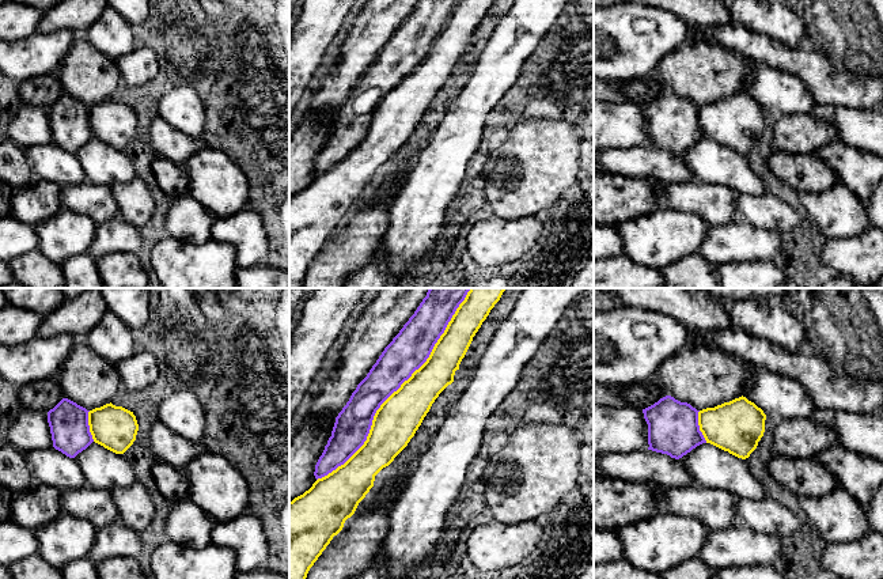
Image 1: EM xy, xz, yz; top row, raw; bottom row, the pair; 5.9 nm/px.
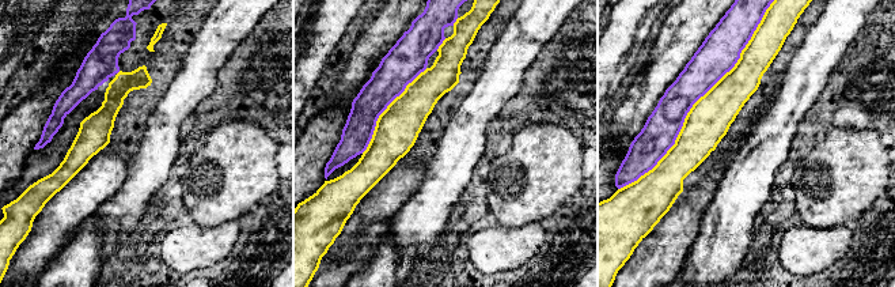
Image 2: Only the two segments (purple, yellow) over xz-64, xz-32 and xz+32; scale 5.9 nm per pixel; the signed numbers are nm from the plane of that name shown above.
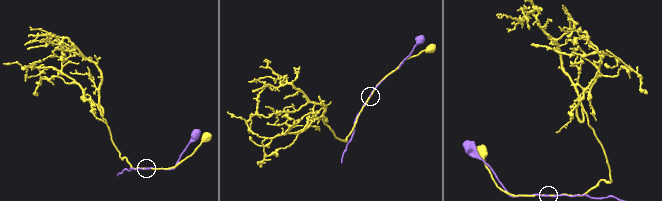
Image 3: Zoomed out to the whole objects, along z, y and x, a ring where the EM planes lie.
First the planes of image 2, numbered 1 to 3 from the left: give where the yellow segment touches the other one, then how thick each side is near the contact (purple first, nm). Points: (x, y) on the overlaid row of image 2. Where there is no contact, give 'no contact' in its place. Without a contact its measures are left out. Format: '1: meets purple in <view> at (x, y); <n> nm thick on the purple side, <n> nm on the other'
1: no contact
2: meets purple in xz-32 at (386, 108); 220 nm thick on the purple side, 260 nm on the other
3: meets purple in xz+32 at (697, 99); 220 nm thick on the purple side, 260 nm on the other

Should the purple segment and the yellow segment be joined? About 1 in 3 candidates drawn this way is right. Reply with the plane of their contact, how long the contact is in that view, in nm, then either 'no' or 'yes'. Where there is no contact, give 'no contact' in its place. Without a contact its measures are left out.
meets purple in xz; contact 1350 nm long; no

